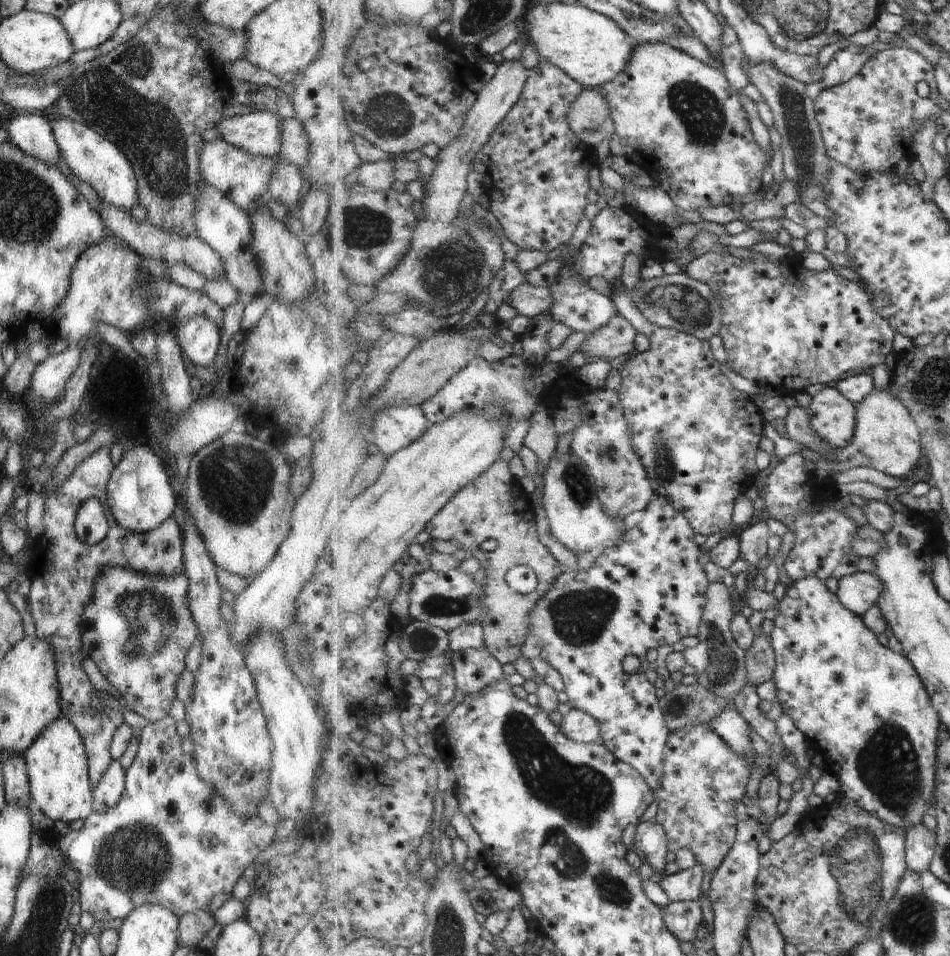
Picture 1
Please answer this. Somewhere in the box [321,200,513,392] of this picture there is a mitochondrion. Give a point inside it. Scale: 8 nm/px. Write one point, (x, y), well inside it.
(445, 273)

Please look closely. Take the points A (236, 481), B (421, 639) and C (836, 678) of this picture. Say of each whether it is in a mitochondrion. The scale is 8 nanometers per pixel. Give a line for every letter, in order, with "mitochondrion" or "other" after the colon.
A: mitochondrion
B: mitochondrion
C: mitochondrion

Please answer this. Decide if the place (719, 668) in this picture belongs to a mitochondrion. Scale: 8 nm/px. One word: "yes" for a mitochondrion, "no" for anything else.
yes

